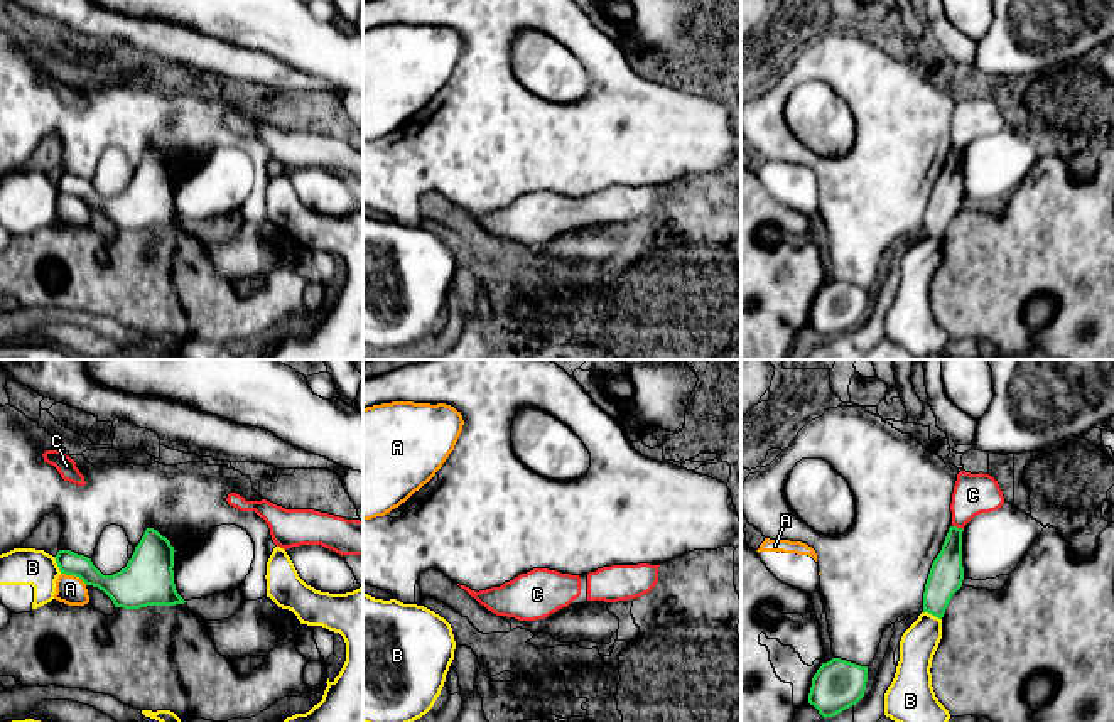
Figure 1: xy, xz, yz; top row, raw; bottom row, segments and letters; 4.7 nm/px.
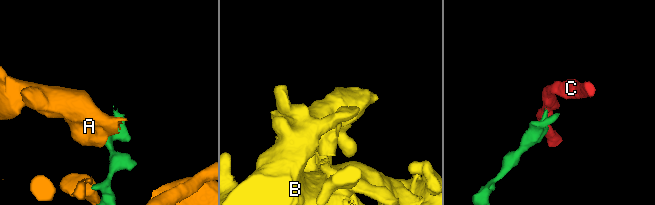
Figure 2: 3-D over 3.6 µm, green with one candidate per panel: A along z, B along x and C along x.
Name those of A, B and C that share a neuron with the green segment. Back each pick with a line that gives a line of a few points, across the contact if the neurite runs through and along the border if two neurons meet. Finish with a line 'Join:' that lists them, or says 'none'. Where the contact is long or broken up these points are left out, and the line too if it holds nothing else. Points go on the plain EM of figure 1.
Join: none

